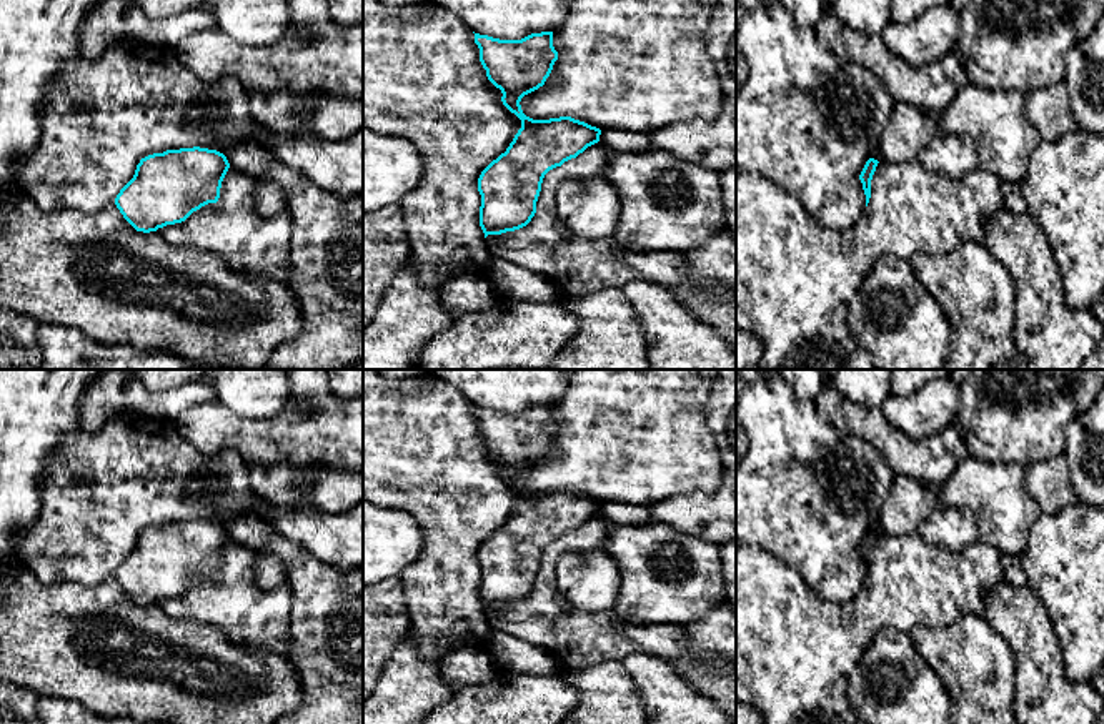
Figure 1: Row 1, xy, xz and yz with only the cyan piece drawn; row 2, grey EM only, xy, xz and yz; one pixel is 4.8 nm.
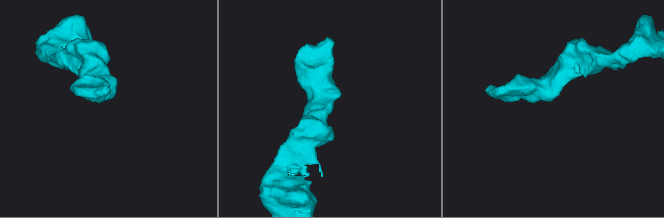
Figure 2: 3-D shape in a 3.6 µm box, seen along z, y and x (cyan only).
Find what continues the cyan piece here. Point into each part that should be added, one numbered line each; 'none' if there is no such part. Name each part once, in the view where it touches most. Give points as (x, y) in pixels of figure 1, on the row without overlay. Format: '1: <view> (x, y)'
none

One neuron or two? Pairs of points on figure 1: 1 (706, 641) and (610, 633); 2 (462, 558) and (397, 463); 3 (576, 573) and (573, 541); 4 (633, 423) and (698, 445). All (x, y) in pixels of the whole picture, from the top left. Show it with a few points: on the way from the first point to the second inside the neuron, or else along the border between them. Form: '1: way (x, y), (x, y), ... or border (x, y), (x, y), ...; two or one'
1: border (683, 626), (691, 649), (718, 654); two
2: way (452, 535), (452, 523), (415, 486); one
3: border (598, 548), (588, 553), (566, 551); two
4: way (650, 440), (655, 445), (681, 445); one

